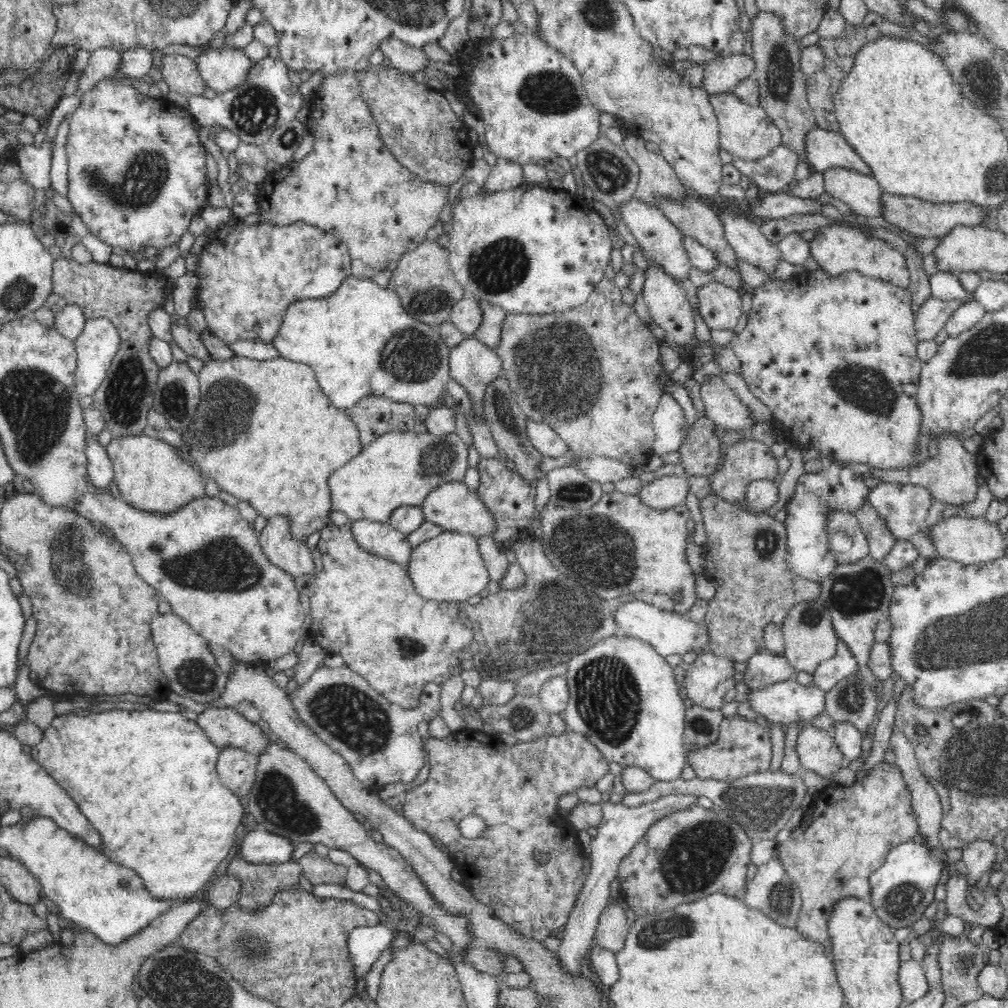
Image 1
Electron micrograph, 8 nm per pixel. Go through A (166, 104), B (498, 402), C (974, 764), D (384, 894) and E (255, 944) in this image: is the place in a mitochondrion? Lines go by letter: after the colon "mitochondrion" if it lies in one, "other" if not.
A: other
B: mitochondrion
C: mitochondrion
D: other
E: mitochondrion

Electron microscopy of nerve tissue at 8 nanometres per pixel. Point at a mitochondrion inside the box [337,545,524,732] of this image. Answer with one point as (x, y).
(407, 646)

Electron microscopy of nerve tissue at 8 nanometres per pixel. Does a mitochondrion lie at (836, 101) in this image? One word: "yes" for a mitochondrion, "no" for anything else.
no

